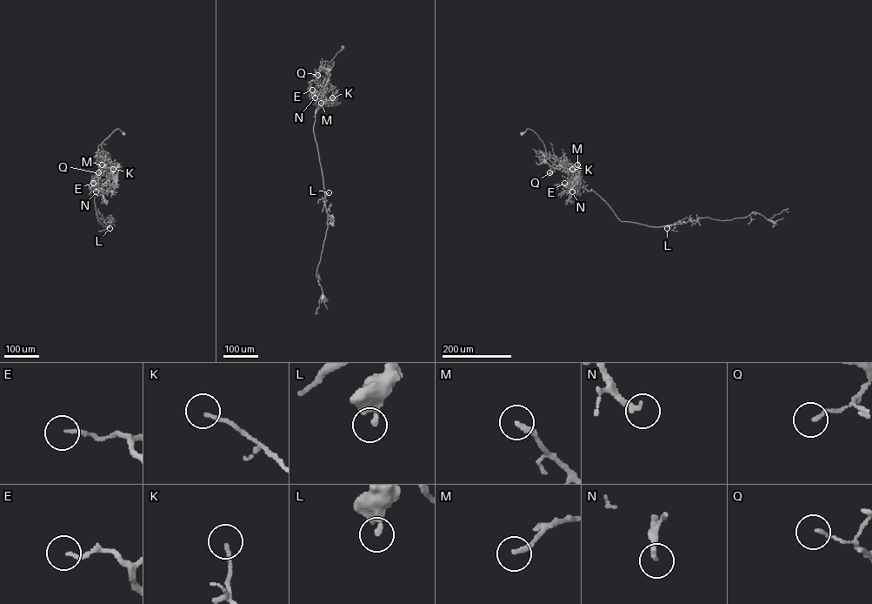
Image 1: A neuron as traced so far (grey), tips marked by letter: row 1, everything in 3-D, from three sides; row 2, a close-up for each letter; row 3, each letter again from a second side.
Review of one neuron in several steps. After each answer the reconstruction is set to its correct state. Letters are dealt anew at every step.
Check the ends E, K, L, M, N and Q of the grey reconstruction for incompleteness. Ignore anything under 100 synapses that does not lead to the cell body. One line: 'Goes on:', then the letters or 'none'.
Goes on: none

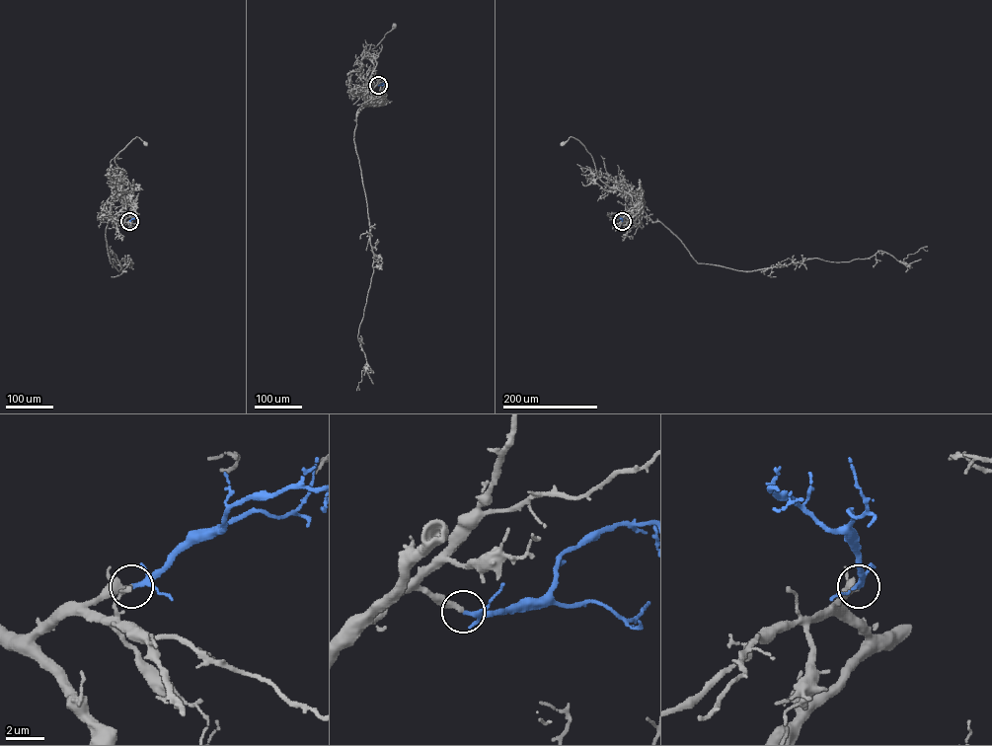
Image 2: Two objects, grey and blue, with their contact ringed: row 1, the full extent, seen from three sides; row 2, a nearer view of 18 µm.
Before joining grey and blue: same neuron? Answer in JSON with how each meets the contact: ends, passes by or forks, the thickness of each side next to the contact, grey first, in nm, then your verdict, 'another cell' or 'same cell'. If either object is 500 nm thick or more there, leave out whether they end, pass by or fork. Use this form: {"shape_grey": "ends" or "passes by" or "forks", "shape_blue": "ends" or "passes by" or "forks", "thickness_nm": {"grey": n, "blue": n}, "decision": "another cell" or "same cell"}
{"shape_grey": "ends", "shape_blue": "passes by", "thickness_nm": {"grey": 360, "blue": 190}, "decision": "same cell"}

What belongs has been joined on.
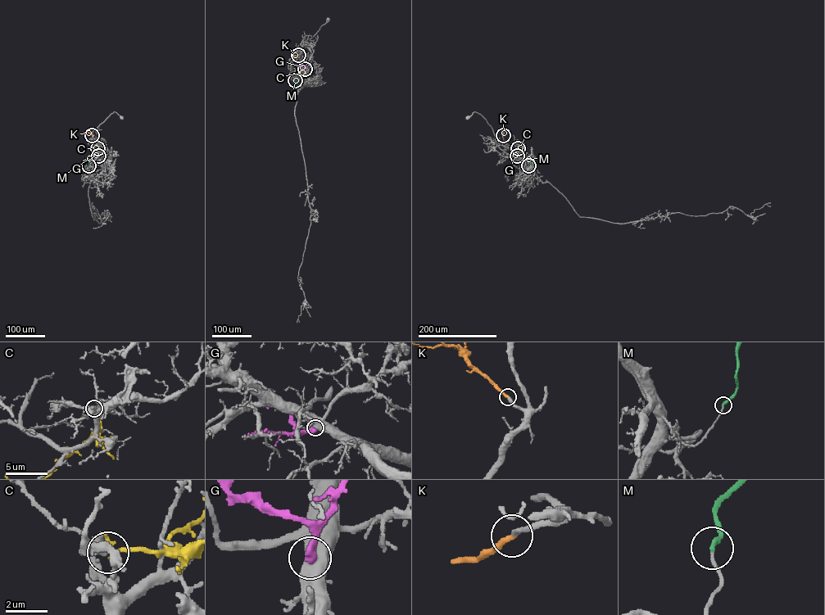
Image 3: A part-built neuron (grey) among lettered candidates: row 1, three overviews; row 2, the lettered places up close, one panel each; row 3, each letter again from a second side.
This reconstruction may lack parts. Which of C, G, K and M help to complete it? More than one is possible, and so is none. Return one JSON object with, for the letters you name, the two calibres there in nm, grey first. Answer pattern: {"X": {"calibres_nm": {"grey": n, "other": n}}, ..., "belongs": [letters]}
{"K": {"calibres_nm": {"grey": 260, "other": 280}}, "belongs": ["K"]}

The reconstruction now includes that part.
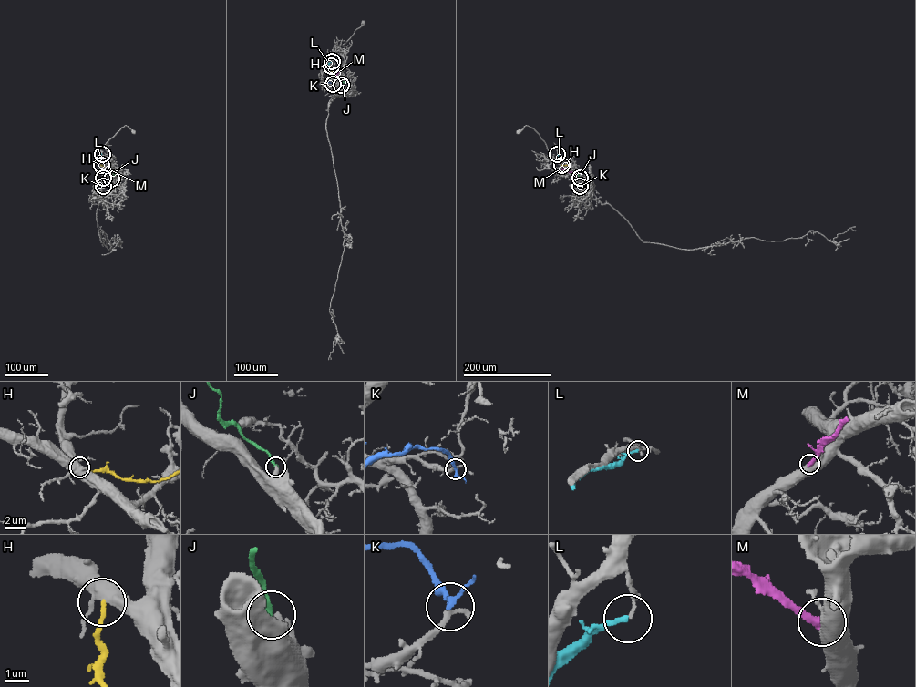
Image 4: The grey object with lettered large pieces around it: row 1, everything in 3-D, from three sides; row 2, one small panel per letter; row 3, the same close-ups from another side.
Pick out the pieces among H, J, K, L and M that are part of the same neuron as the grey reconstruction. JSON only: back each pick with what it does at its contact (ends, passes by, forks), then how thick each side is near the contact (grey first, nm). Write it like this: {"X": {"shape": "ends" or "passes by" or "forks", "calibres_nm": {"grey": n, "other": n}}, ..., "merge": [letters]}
{"K": {"shape": "passes by", "calibres_nm": {"grey": 280, "other": 220}}, "merge": ["K"]}

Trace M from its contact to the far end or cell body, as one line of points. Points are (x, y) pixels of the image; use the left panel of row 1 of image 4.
M: (103, 178), (109, 171), (108, 167)

